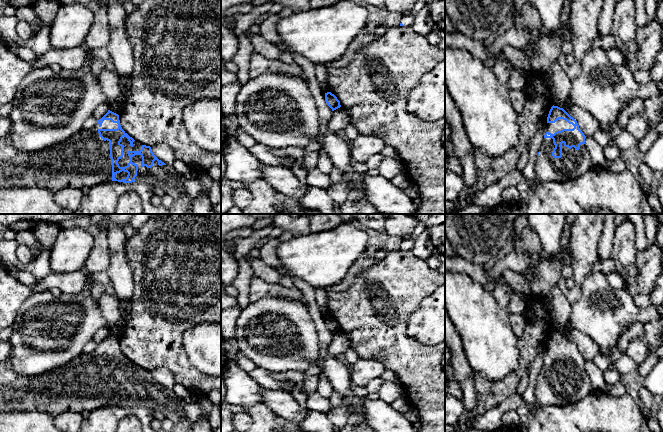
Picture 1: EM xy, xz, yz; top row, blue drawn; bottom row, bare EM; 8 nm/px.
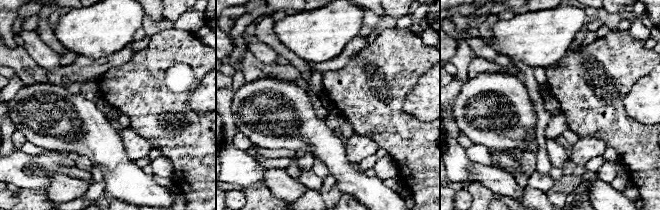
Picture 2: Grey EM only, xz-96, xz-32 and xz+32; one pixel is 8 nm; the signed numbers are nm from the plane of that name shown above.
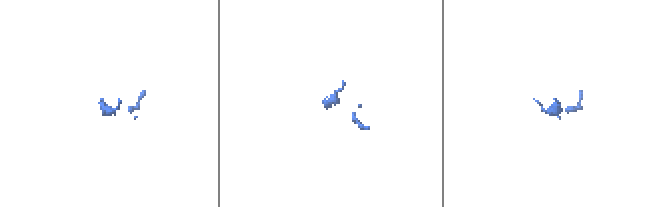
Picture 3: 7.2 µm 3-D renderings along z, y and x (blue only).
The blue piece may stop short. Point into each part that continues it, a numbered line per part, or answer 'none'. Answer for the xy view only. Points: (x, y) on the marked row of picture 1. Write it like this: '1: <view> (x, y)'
1: xy (137, 146)

